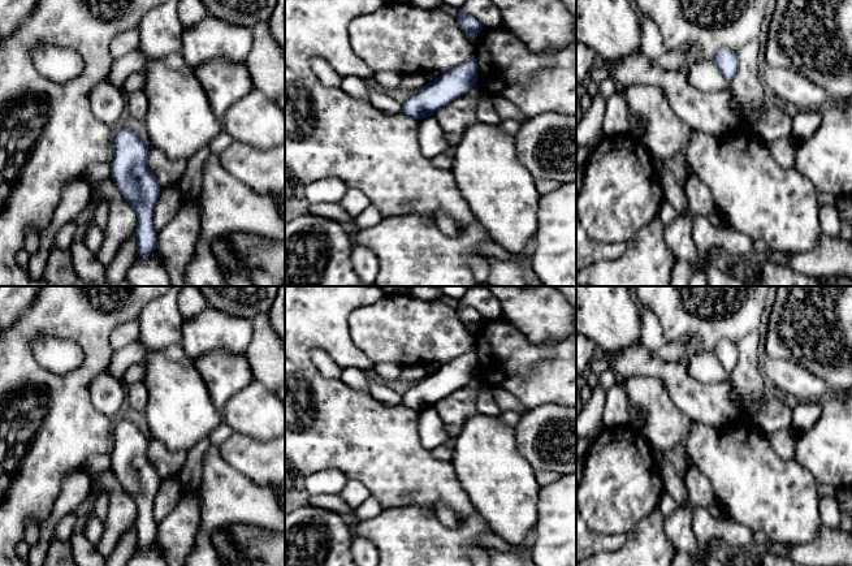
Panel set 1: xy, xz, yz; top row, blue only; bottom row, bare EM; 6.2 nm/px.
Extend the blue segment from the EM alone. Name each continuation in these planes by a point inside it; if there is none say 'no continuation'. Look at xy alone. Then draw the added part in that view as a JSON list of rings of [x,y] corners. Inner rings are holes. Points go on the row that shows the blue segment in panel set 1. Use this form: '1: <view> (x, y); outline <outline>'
no continuation

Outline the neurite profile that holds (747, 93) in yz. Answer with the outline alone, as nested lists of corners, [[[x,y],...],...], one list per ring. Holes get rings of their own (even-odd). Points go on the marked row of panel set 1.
[[[752,39],[738,52],[738,69],[731,81],[731,109],[736,113],[743,126],[752,113],[765,104],[765,90],[760,75],[760,42]]]

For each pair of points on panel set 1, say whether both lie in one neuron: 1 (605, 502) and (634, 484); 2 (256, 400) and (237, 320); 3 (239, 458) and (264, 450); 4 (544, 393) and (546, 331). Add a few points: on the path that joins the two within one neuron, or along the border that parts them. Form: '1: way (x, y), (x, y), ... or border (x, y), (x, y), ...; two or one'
1: way (612, 496), (623, 484), (627, 484); one
2: way (237, 380), (236, 340); one
3: way (246, 456), (258, 456); one
4: border (519, 329), (533, 342), (562, 340); two

